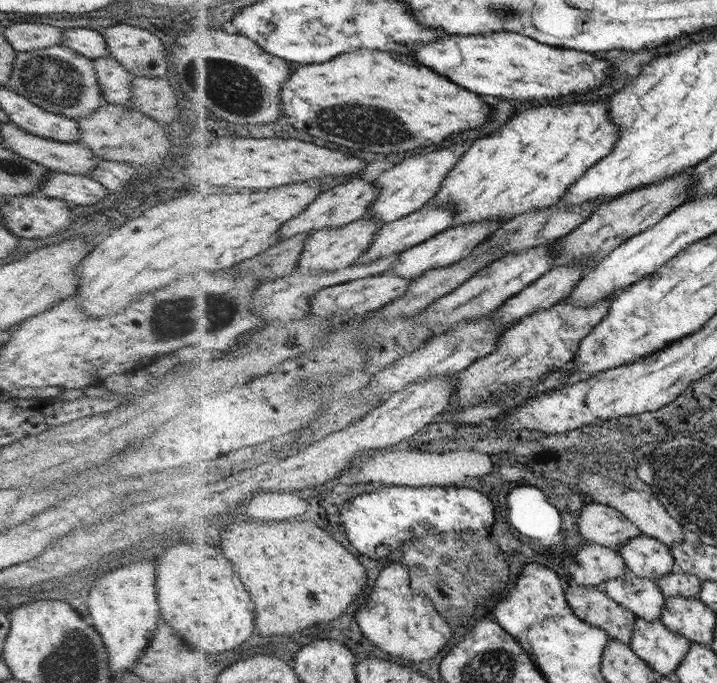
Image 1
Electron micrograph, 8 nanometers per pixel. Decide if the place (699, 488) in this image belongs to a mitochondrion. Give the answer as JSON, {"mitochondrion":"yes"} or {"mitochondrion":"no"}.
{"mitochondrion":"yes"}

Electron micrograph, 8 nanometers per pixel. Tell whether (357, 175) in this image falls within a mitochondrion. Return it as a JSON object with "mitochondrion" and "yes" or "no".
{"mitochondrion":"no"}

